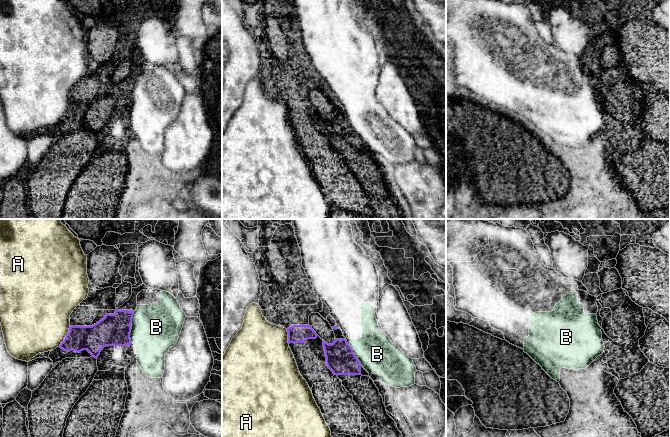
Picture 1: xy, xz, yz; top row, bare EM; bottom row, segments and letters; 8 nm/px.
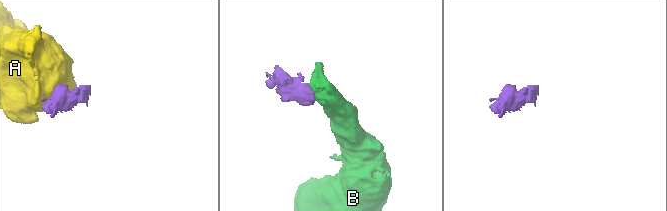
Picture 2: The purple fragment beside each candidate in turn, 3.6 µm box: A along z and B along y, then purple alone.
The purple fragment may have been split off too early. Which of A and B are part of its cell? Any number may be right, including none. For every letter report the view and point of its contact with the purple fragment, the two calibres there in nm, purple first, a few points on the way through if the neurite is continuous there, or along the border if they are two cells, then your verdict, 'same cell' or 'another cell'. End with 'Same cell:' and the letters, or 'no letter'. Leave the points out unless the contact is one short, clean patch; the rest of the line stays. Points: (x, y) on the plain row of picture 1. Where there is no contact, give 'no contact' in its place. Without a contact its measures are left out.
A: contact xy (66, 112); calibres 220 and 480 nm; another cell
B: contact xz (355, 131); calibres 240 and 300 nm; way xz (340, 135), (348, 135), (355, 131), (377, 130); same cell
Same cell: B

